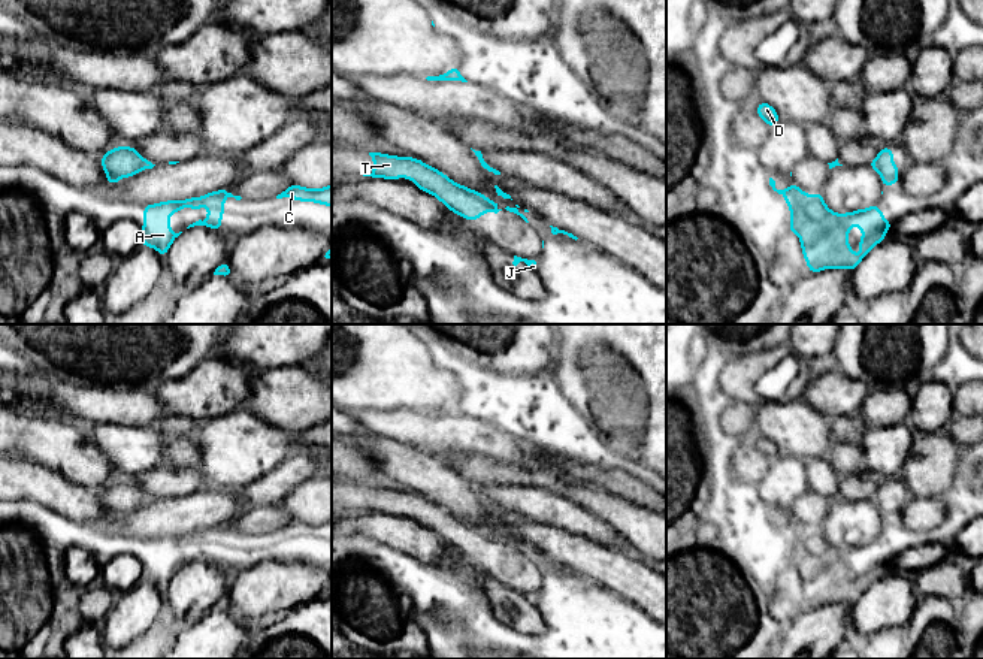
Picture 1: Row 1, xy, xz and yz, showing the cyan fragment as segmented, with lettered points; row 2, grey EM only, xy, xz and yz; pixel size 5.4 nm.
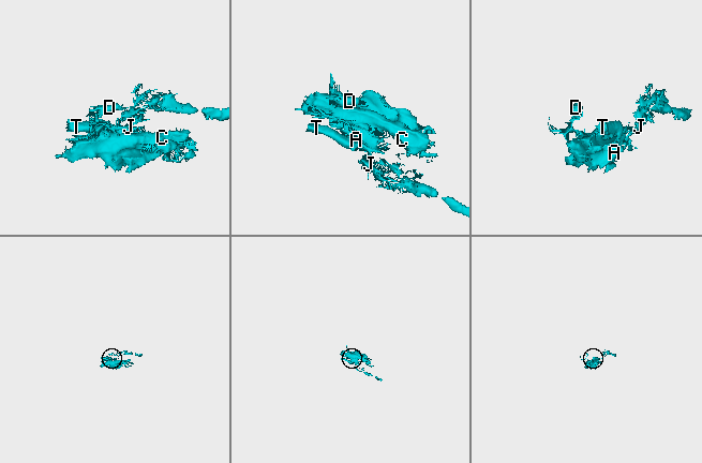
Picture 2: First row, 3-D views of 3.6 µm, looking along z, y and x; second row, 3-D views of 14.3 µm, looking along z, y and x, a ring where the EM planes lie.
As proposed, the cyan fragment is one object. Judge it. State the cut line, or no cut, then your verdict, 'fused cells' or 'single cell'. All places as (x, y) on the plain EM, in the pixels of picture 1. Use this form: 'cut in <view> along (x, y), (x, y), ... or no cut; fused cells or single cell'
no cut; single cell

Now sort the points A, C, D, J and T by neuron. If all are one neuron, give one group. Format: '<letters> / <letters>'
A C D J T

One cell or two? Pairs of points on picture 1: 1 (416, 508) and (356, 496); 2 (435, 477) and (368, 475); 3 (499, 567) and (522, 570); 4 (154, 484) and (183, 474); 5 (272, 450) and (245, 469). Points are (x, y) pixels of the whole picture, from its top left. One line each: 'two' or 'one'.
1: one
2: two
3: one
4: one
5: one

